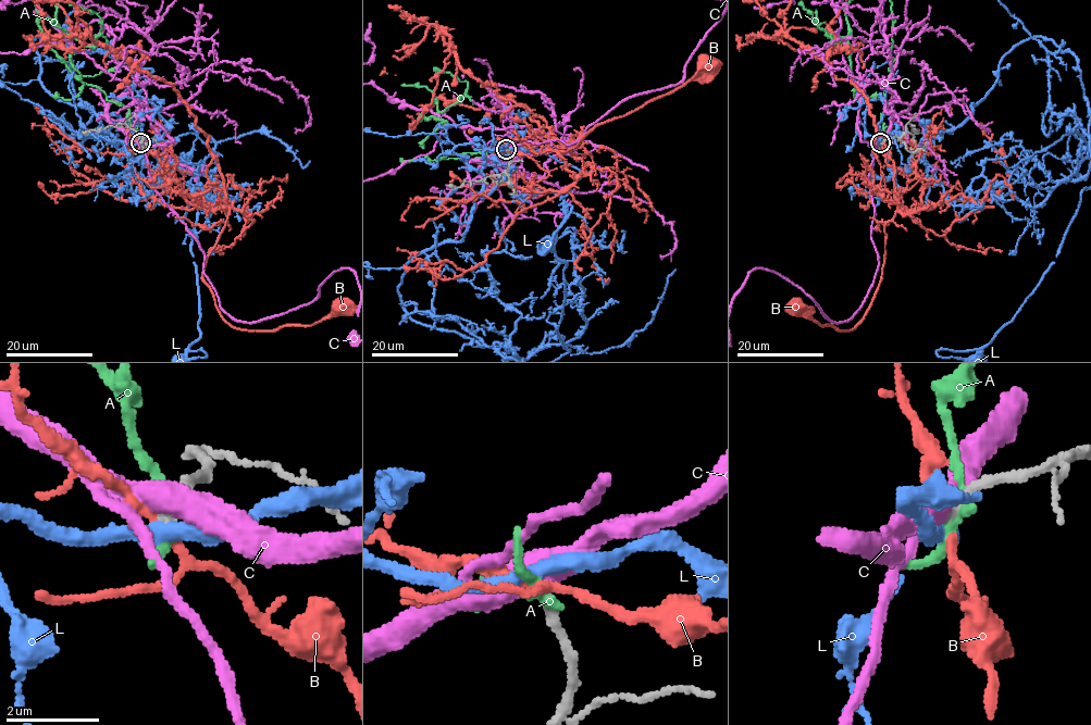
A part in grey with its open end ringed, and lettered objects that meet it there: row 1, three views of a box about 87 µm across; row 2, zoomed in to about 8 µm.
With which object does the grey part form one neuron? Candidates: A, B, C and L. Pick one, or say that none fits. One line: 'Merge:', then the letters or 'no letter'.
Merge: no letter

